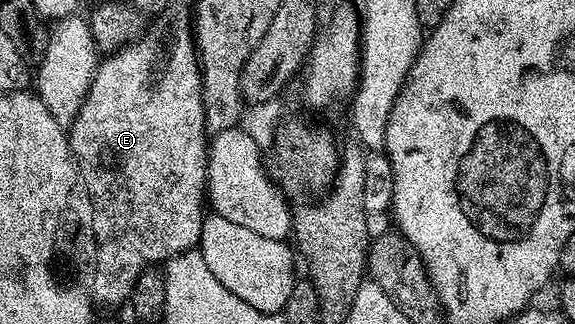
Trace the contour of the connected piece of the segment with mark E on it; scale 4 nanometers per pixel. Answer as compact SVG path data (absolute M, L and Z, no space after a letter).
M173 18L166 26L155 27L150 34L149 31L142 33L136 42L130 42L128 46L122 46L121 49L102 57L97 69L93 71L93 79L83 104L73 123L67 127L73 161L77 163L77 171L81 173L81 183L85 185L93 205L93 238L97 241L97 260L93 264L95 276L92 301L94 303L102 302L105 306L124 307L135 288L135 280L139 280L144 270L164 264L170 258L194 249L202 241L201 225L205 222L205 210L207 214L207 131L205 105L201 99L201 64L190 26L190 19L188 22L185 18Z

